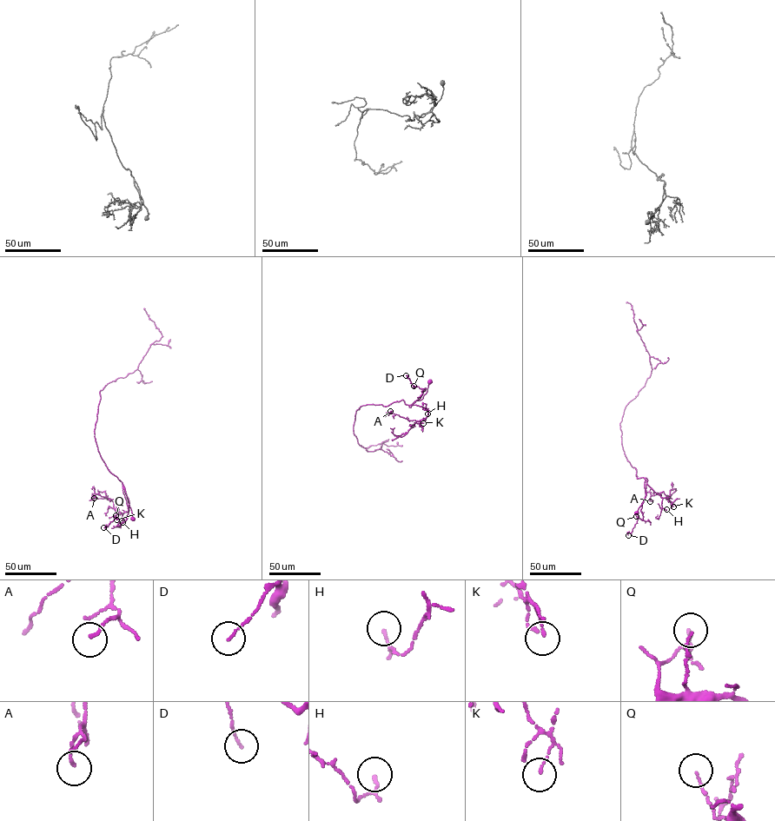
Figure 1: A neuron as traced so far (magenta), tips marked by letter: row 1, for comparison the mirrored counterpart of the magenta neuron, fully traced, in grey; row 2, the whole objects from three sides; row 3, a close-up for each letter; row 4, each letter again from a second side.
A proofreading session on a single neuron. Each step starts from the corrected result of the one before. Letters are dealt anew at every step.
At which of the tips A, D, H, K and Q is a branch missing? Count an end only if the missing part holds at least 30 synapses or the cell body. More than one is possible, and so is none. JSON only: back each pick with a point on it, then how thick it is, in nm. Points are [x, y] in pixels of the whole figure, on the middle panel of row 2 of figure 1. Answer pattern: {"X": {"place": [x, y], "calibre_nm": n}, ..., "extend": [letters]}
{"A": {"place": [390, 411], "calibre_nm": 120}, "extend": ["A"]}

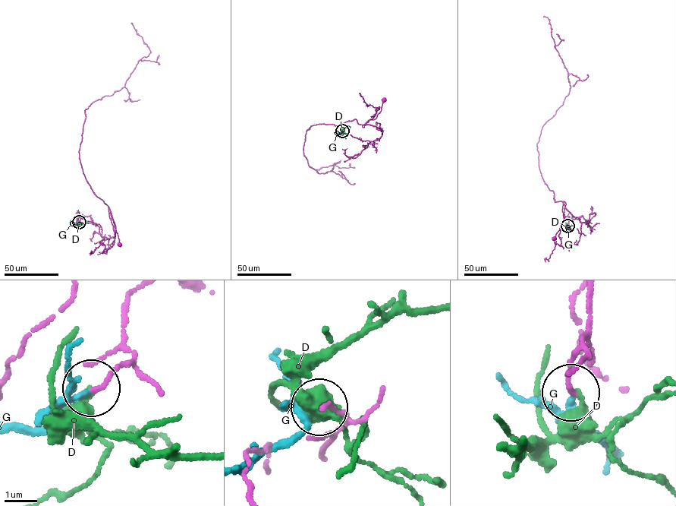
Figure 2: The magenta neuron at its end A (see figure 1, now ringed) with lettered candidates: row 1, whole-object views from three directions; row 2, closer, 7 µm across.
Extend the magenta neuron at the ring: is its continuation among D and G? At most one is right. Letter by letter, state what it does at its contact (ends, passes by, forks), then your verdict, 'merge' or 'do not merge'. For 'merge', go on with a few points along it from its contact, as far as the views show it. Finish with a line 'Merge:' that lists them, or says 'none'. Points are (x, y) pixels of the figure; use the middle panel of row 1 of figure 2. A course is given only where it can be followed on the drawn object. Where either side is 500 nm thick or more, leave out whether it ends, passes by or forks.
D: it ends there; do not merge
G: it passes by; merge
Merge: G

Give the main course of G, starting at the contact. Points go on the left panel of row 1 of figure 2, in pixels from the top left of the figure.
G: (79, 222), (73, 223), (70, 219)

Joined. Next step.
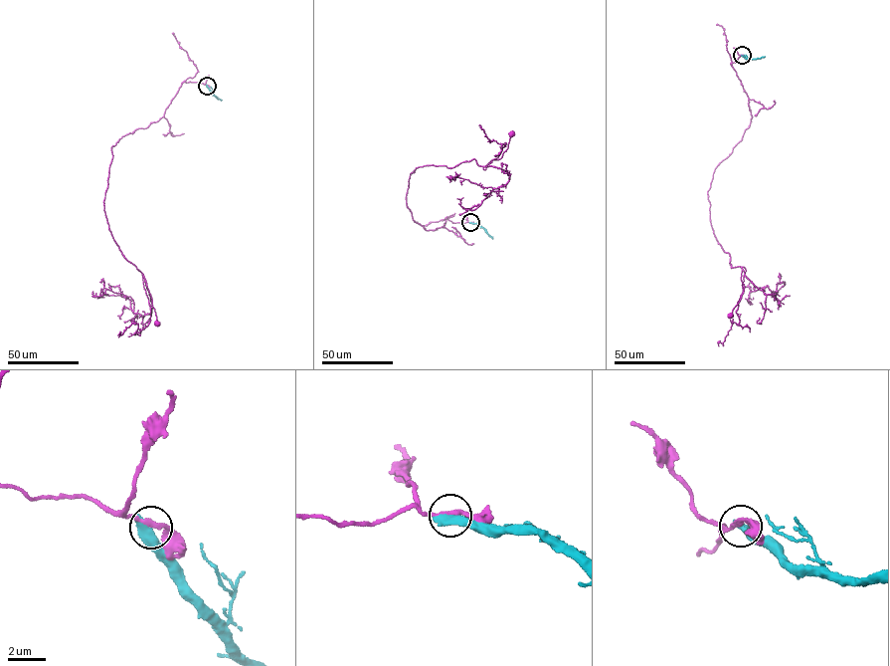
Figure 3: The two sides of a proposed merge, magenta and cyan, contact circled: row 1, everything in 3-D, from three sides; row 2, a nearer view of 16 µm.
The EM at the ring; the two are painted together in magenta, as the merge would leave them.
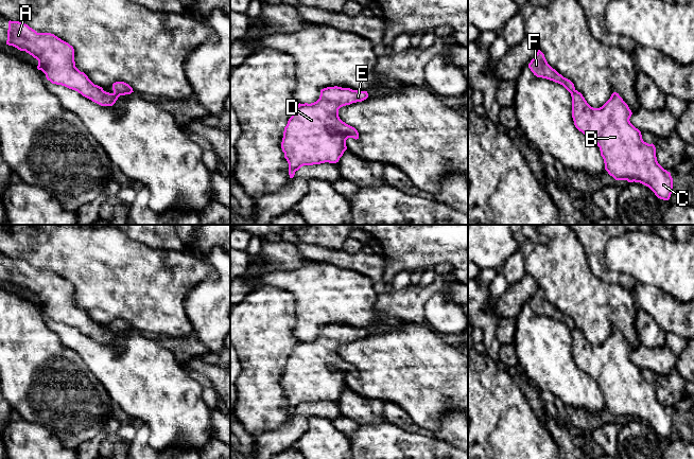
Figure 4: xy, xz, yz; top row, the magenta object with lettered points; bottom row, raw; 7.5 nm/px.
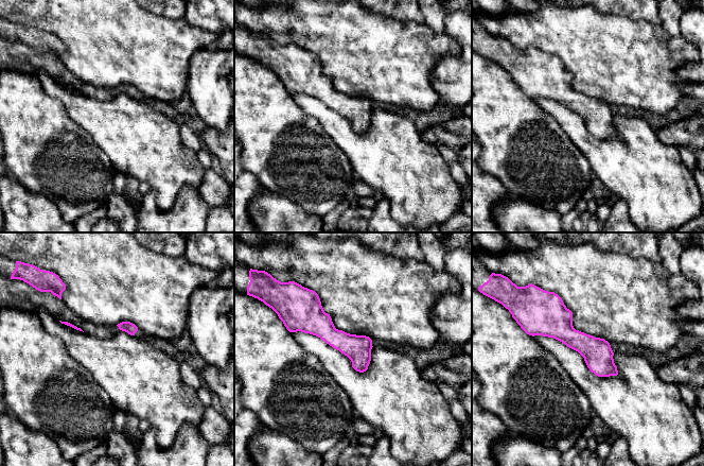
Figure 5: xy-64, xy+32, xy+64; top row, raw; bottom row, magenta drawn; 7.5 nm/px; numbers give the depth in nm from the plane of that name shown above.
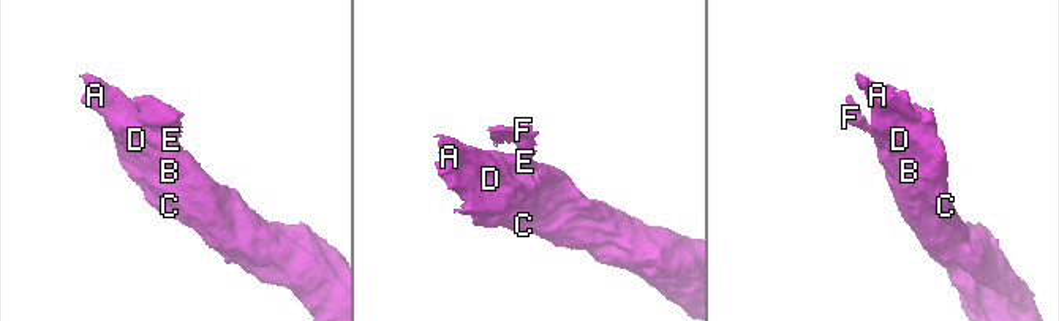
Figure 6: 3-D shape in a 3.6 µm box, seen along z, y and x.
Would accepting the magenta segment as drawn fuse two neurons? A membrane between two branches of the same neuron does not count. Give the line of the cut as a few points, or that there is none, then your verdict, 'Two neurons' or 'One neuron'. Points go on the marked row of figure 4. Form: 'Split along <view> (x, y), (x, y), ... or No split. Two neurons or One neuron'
Split along xy (114, 92), (125, 93). Two neurons

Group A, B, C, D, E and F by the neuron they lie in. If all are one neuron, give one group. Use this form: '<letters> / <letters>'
A B C D E / F

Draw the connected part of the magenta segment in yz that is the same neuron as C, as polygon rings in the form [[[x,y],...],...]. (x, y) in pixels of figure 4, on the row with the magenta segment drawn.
[[[577,90],[571,96],[574,125],[597,144],[608,174],[615,180],[640,182],[648,187],[658,198],[669,200],[673,190],[671,173],[658,163],[655,145],[644,142],[641,131],[630,123],[632,112],[619,93],[613,92],[600,108],[591,107]]]

